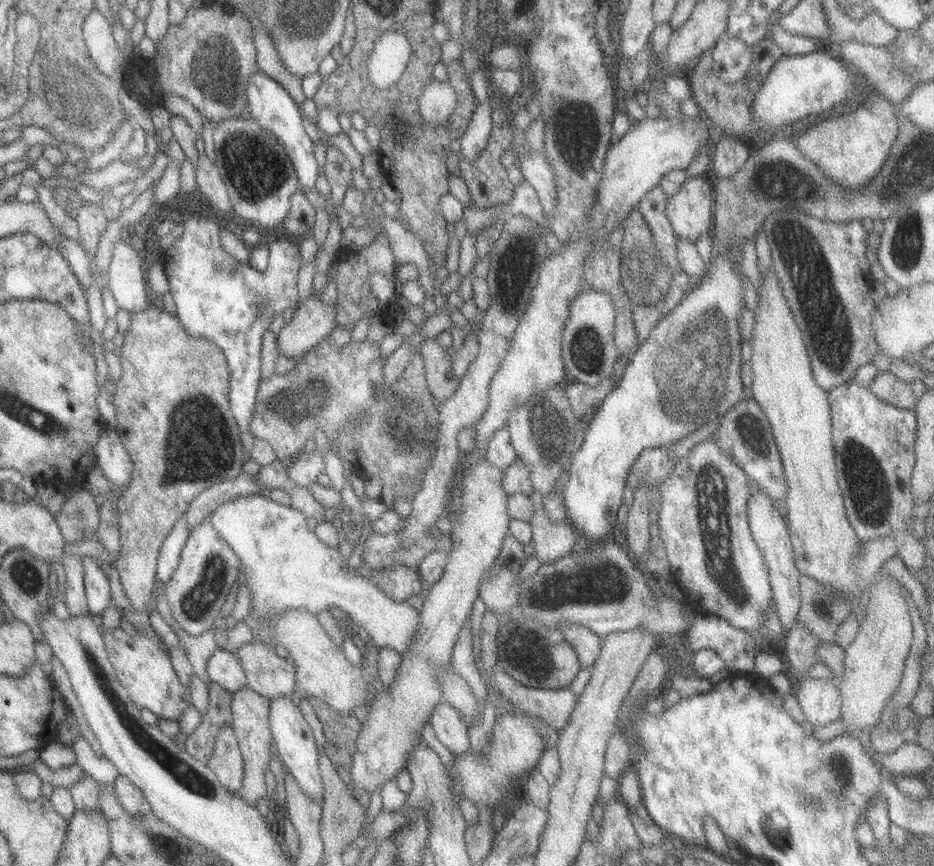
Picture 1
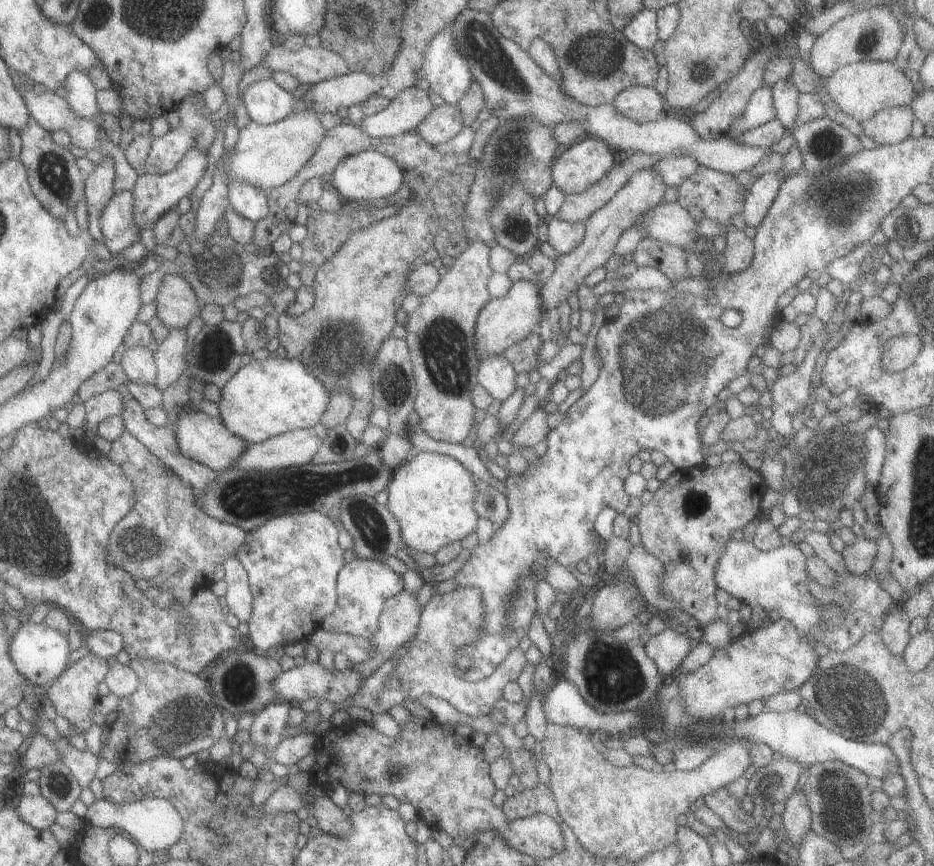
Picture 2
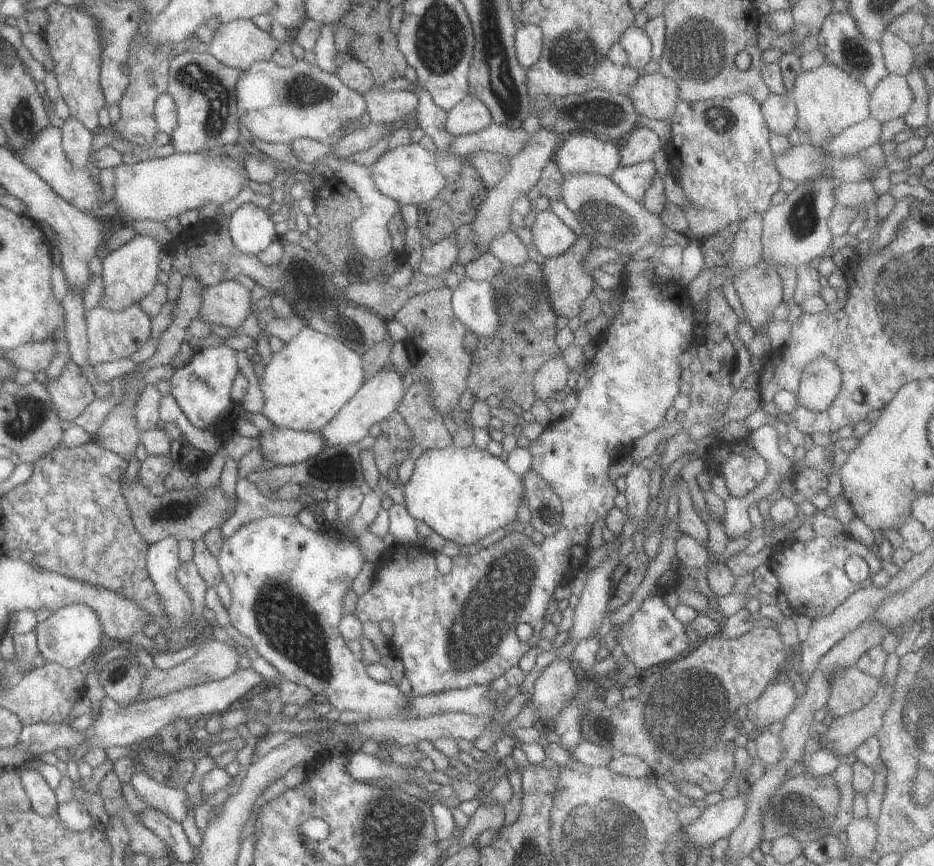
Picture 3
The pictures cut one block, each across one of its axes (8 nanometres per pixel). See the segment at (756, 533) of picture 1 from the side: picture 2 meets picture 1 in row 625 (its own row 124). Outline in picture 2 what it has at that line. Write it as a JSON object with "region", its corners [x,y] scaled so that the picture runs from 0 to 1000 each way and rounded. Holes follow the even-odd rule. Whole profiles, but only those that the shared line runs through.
{"region":[[[845,90],[832,92],[825,99],[825,113],[830,127],[830,137],[840,150],[847,149],[847,143],[853,132],[853,117],[855,106]]]}

